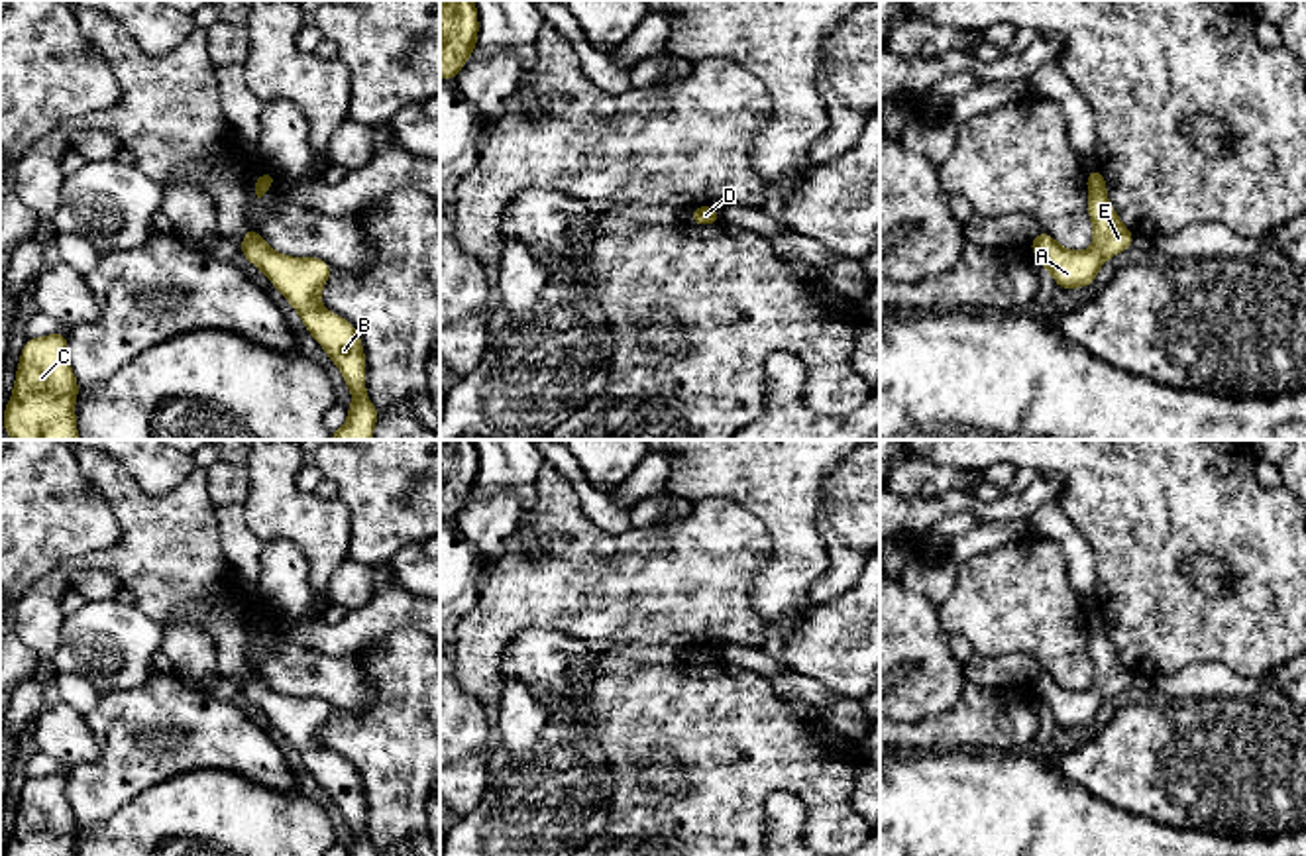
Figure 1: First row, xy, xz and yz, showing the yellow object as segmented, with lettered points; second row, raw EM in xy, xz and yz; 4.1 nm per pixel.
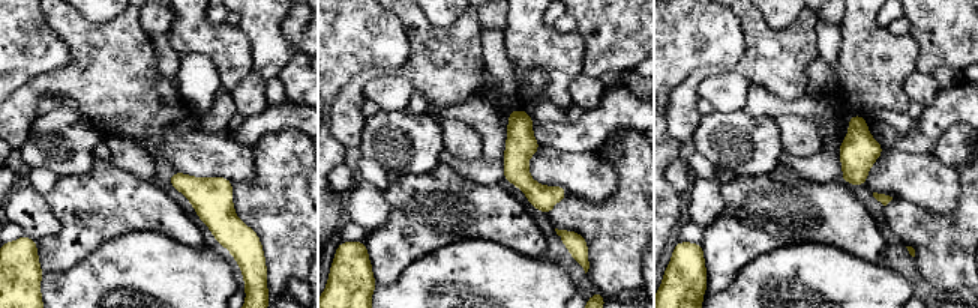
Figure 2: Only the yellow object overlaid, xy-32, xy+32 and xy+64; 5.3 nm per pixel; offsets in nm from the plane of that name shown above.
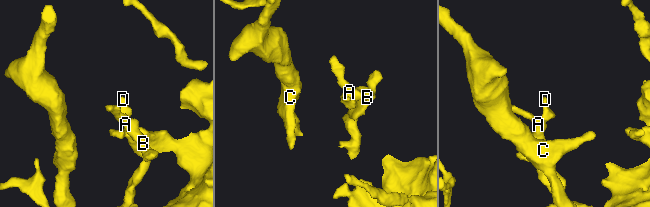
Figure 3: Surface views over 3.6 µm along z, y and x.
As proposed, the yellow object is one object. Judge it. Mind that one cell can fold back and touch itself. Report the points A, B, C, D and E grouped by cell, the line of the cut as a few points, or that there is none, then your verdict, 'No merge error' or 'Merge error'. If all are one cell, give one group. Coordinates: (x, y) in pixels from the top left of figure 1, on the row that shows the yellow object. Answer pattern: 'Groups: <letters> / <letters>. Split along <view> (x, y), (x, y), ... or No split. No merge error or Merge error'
Groups: A B C D E. No split. No merge error

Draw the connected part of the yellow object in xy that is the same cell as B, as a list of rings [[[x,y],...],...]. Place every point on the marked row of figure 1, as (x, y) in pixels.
[[[245,228],[242,255],[259,267],[293,304],[306,332],[324,348],[346,379],[354,402],[348,406],[348,422],[330,434],[330,440],[371,440],[379,412],[365,393],[365,353],[357,330],[350,320],[320,304],[320,291],[332,267],[318,257],[287,257],[277,253],[251,228]]]

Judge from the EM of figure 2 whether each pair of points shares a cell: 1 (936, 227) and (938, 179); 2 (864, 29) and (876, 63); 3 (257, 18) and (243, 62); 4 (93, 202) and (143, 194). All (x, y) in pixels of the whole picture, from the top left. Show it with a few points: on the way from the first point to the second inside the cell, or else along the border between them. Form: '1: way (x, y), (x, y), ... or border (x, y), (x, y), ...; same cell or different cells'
1: border (960, 188), (957, 203), (942, 214), (903, 200); different cells
2: way (864, 38), (870, 54); same cell
3: border (237, 26), (248, 39), (252, 71); different cells
4: way (105, 202), (131, 202); same cell

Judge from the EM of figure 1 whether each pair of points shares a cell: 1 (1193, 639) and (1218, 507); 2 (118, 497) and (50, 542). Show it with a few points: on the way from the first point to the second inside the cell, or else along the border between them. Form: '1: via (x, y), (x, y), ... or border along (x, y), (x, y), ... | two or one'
1: via (1171, 605), (1171, 554), (1185, 540) | one
2: border along (79, 468), (116, 521), (118, 538), (107, 550) | two

